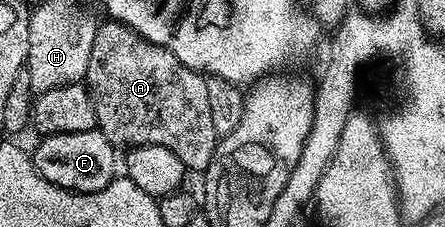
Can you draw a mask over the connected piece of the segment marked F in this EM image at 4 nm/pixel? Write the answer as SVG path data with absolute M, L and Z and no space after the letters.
M96 129L91 132L48 134L32 150L31 160L37 173L49 182L78 193L102 190L115 175L115 147Z

